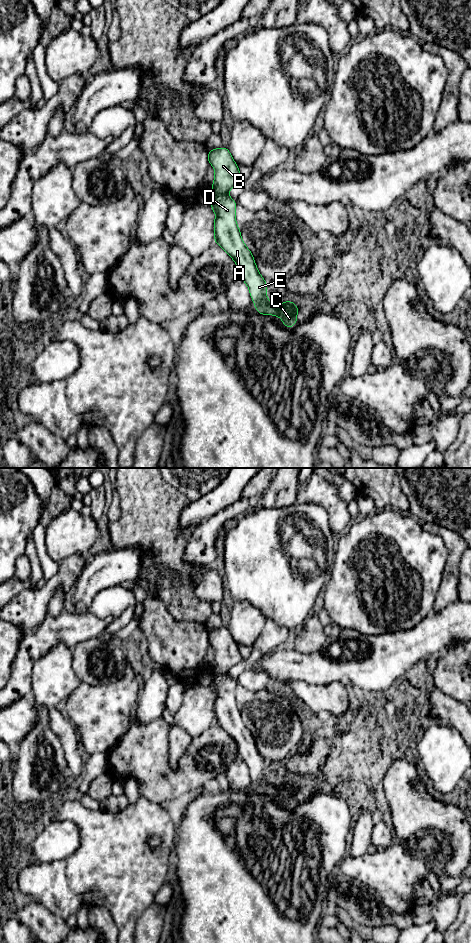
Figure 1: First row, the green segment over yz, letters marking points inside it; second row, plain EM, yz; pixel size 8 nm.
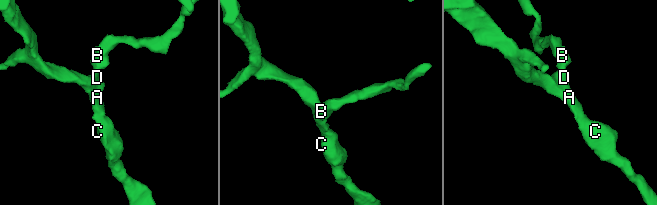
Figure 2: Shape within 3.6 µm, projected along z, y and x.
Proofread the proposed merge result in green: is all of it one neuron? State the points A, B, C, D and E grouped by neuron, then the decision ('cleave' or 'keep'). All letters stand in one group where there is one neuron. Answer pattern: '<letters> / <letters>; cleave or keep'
A C D E / B; cleave

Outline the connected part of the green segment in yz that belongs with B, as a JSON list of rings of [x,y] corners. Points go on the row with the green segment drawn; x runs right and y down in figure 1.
[[[228,148],[208,150],[208,163],[215,169],[215,178],[211,188],[216,195],[227,194],[242,180],[239,168]]]

